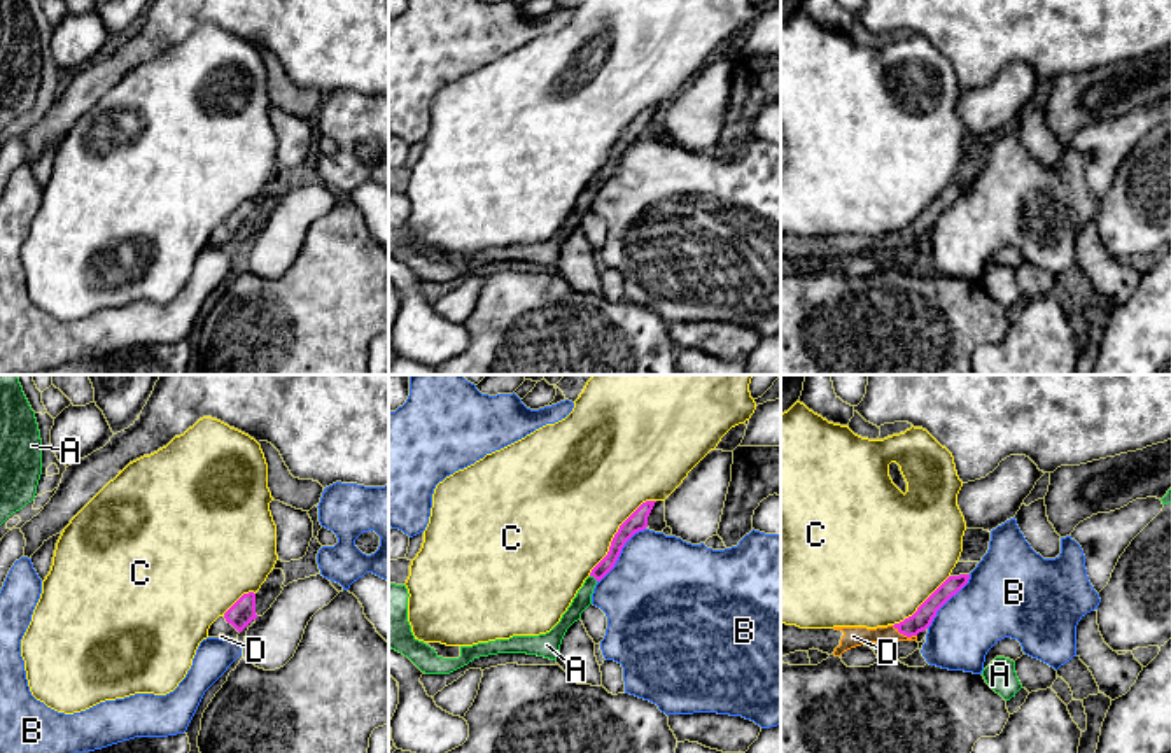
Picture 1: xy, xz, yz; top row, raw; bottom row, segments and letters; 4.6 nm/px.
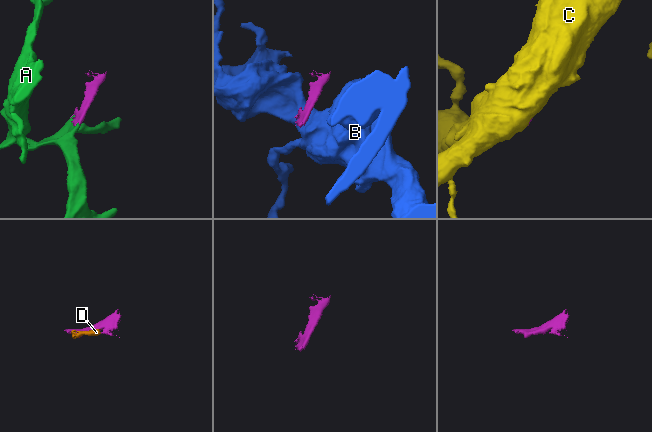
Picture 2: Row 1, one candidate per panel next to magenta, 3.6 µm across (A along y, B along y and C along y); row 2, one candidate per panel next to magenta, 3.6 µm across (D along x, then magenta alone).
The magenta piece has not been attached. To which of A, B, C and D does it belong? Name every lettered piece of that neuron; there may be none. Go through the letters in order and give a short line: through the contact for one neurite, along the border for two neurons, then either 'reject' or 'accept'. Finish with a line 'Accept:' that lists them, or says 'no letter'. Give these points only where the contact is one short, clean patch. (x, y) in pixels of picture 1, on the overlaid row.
A: accept
B: reject
C: reject
D: accept
Accept: A, D

